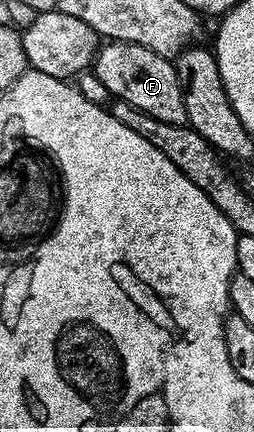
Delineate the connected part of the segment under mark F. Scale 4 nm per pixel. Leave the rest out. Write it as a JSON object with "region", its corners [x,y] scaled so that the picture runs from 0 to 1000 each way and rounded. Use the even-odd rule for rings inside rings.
{"region":[[[457,90],[445,100],[413,97],[378,123],[370,169],[386,188],[417,197],[445,231],[496,234],[528,243],[528,252],[591,271],[622,271],[622,280],[654,280],[654,289],[736,287],[732,234],[717,197],[701,188],[693,148],[665,130],[634,127],[610,106],[500,100],[488,90]]]}

